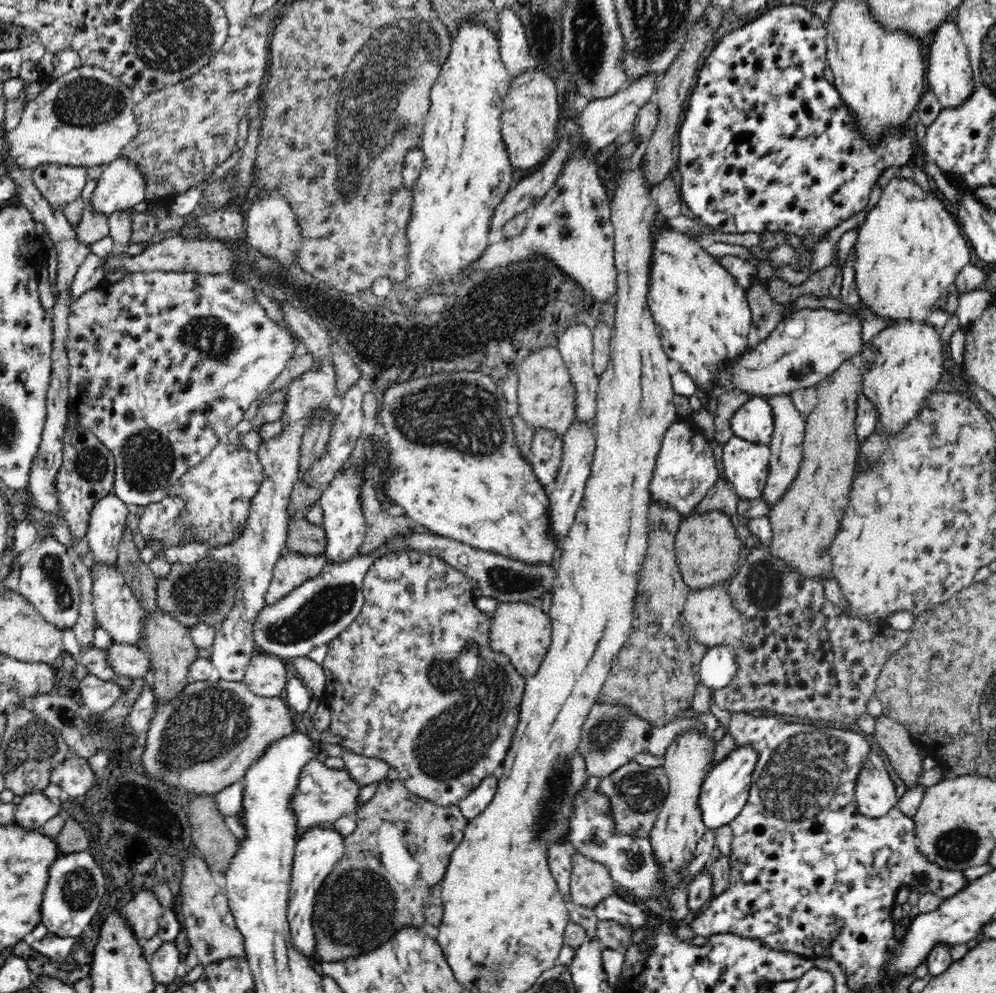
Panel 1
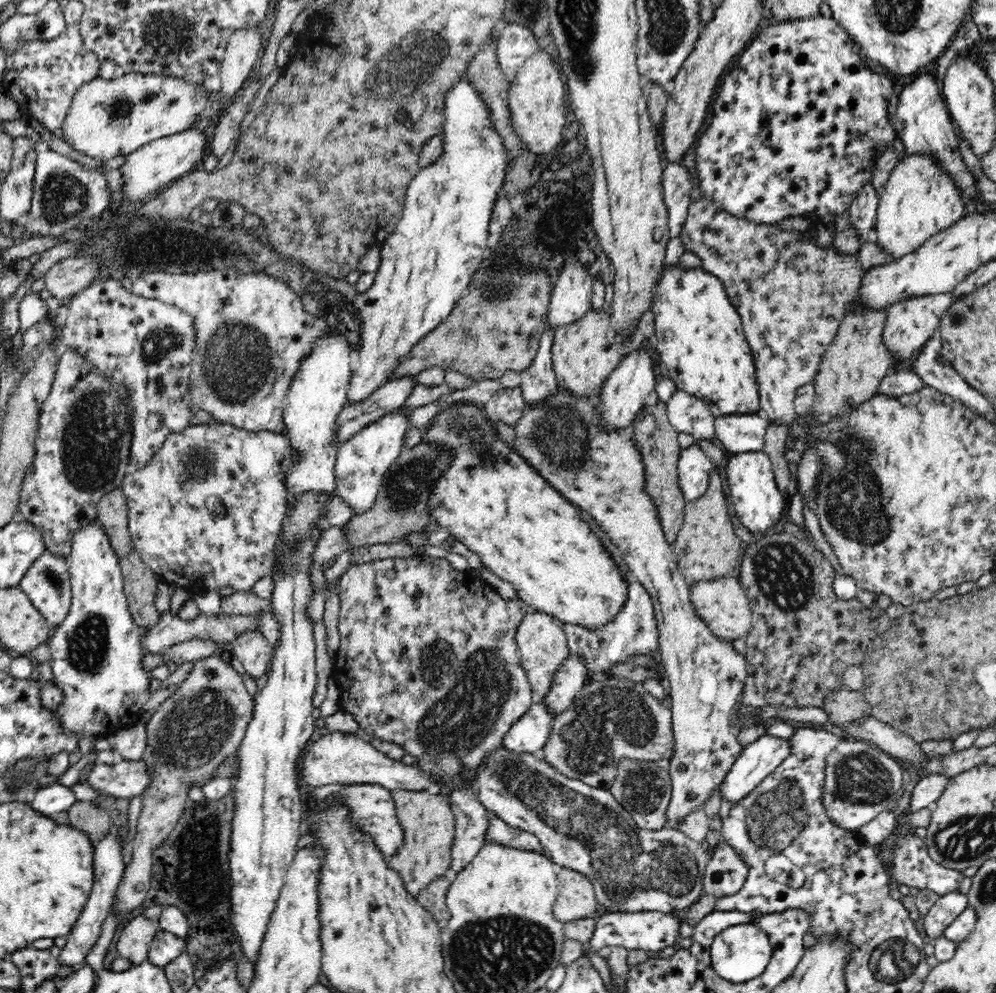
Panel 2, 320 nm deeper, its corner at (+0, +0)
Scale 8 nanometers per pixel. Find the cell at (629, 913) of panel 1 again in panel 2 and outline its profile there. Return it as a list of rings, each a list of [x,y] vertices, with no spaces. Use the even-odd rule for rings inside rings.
[[[658,911],[640,912],[609,912],[603,914],[595,922],[592,938],[584,943],[583,955],[588,955],[604,948],[604,946],[621,946],[630,950],[644,950],[648,953],[660,951],[667,946],[672,946],[680,940],[681,914]]]

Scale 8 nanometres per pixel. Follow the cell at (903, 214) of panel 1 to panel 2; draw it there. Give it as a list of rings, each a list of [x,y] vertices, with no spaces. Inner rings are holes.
[[[914,152],[900,158],[886,184],[877,193],[879,203],[873,241],[896,259],[914,252],[930,236],[952,226],[966,214],[968,196],[959,190],[943,164],[925,152]]]

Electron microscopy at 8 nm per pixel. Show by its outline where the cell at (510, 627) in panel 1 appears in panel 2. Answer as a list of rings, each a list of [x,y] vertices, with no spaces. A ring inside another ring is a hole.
[[[533,611],[526,614],[526,618],[522,620],[522,624],[517,628],[515,637],[519,657],[526,671],[530,688],[535,698],[541,700],[550,692],[555,672],[561,668],[570,656],[567,636],[561,624],[552,616]]]

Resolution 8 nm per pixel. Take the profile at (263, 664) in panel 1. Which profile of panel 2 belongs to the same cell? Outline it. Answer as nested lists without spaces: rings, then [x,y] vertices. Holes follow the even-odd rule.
[[[258,628],[240,632],[234,640],[234,662],[254,679],[267,674],[273,656],[273,646]]]

